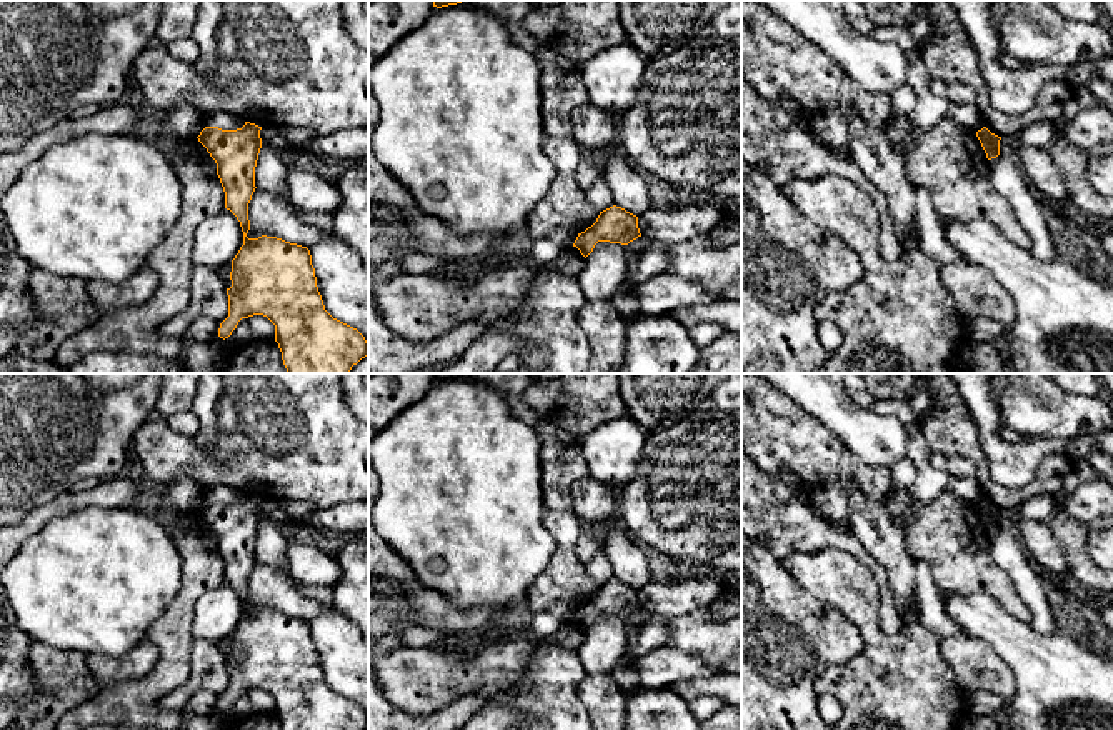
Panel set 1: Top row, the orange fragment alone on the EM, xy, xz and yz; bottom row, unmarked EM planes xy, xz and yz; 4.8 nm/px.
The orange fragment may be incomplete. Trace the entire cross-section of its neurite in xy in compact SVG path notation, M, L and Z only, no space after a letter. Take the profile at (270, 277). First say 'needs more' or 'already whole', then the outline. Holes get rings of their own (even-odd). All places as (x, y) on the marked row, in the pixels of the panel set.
already whole; M245 122L242 128L205 127L197 137L217 163L217 175L225 192L225 208L240 222L243 245L232 260L228 317L220 323L218 337L228 338L242 318L263 315L275 325L275 342L288 373L350 373L368 357L368 342L353 327L333 318L317 287L312 255L307 247L262 235L248 238L248 203L255 192L255 167L262 148L262 127Z

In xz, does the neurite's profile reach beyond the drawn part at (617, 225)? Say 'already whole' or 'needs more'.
already whole

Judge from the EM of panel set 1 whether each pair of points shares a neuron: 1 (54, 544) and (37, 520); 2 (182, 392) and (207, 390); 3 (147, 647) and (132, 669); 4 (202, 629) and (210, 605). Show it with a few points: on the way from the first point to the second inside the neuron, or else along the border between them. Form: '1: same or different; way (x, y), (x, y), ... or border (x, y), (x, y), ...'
1: different; border (49, 520), (17, 552)
2: different; border (197, 390), (190, 409)
3: same; way (147, 652), (137, 664)
4: same; way (207, 624), (210, 610)

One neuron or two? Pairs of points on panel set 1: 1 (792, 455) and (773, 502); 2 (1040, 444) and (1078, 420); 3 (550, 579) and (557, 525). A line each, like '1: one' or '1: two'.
1: two
2: two
3: one

